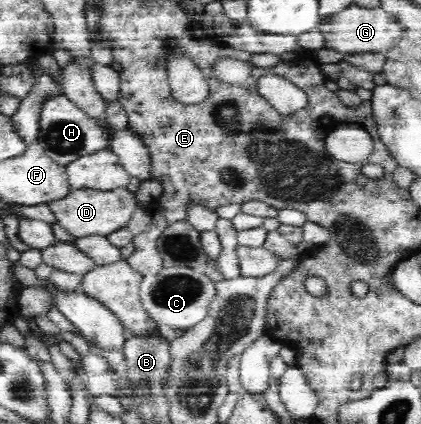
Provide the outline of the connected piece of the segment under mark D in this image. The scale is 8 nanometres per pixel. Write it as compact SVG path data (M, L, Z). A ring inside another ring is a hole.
M125 187L109 191L72 190L65 198L49 202L48 206L55 214L56 222L61 225L61 228L76 238L90 234L107 235L115 230L123 229L134 217L134 211L138 208L135 195Z

